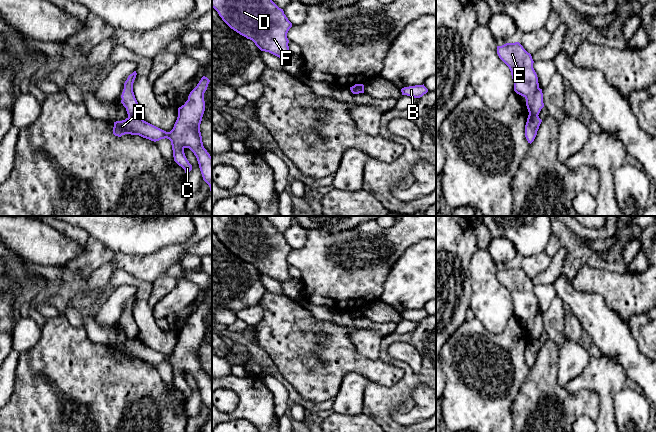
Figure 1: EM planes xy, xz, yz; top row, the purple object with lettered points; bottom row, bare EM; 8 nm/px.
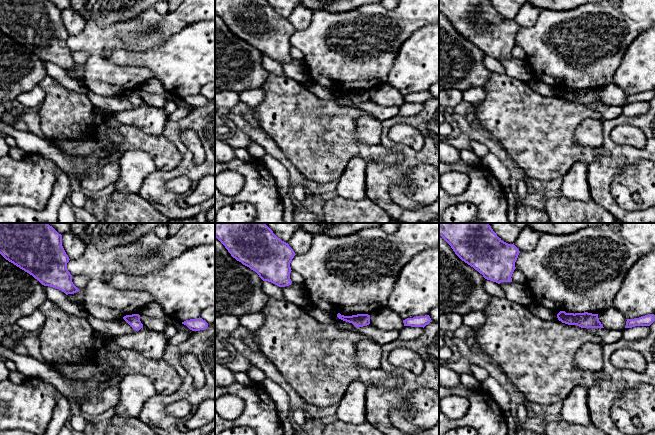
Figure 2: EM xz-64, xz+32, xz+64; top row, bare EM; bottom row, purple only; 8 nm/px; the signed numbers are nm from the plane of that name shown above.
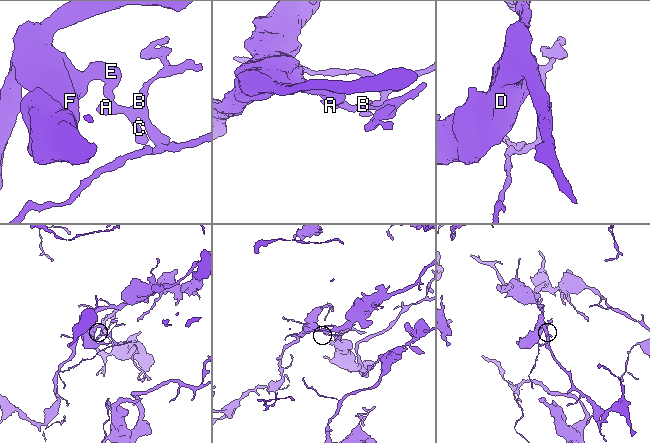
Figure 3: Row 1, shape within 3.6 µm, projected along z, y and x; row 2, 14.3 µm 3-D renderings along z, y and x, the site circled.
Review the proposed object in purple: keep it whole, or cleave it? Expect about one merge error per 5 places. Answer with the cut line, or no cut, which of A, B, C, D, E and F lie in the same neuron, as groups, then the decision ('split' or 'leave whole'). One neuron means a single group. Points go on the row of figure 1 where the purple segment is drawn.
cut in yz along (529, 113), (537, 116); A B C / D E F; split

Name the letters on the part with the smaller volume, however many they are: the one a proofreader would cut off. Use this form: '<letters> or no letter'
A, B, C

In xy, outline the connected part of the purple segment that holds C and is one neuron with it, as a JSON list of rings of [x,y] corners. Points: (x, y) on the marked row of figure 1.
[[[203,76],[190,92],[188,100],[178,108],[178,117],[170,132],[166,132],[142,119],[140,115],[130,115],[125,120],[114,122],[113,134],[139,135],[151,141],[169,139],[174,161],[181,166],[186,175],[192,170],[184,149],[189,148],[197,158],[203,180],[212,192],[212,157],[203,146],[200,124],[205,111],[204,93],[210,80]]]

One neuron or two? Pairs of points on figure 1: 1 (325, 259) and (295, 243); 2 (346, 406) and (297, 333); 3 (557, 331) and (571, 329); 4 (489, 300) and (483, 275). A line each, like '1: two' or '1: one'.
1: two
2: two
3: two
4: one

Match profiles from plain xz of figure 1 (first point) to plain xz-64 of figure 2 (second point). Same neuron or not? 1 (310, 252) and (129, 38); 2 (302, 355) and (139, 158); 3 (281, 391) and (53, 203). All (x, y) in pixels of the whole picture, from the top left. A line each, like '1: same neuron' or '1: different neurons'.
1: same neuron
2: different neurons
3: same neuron

